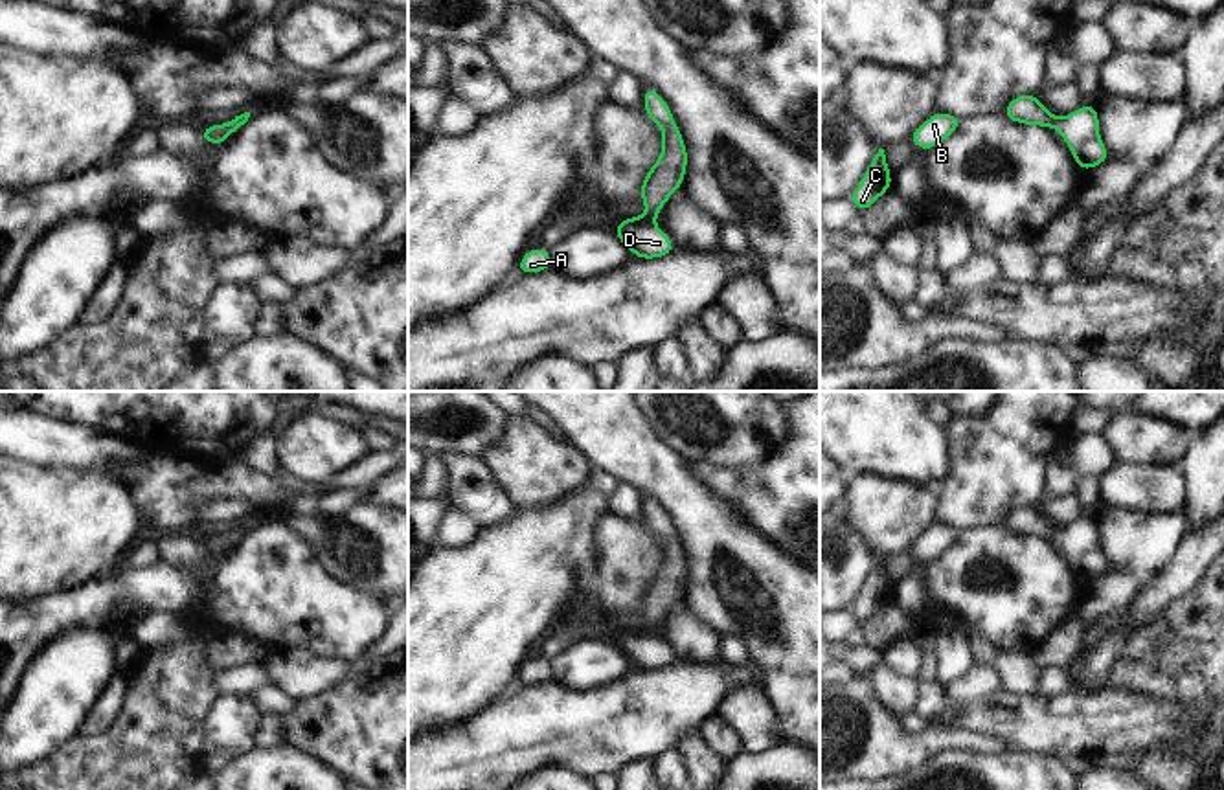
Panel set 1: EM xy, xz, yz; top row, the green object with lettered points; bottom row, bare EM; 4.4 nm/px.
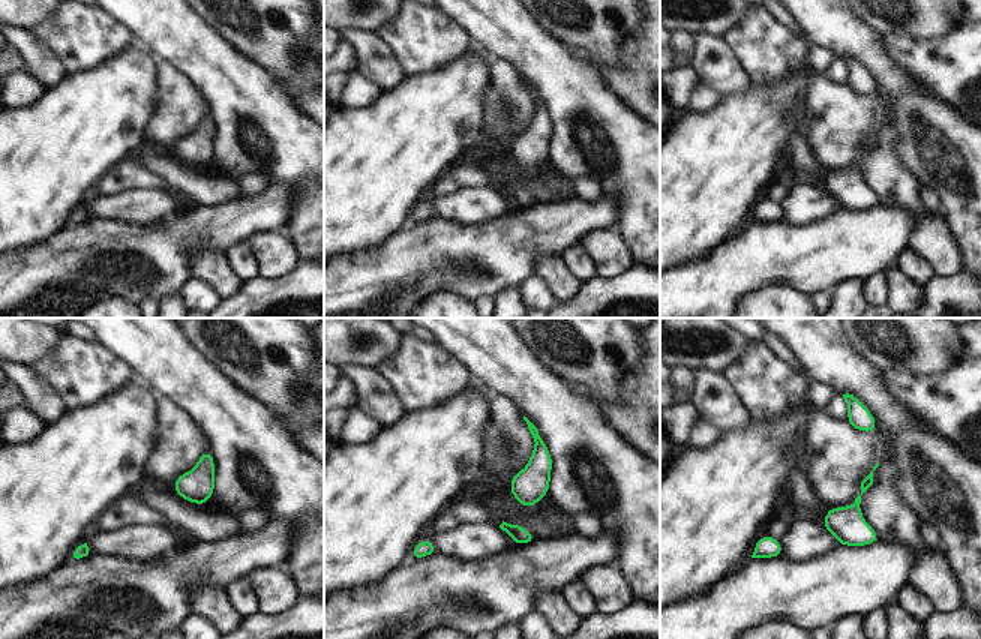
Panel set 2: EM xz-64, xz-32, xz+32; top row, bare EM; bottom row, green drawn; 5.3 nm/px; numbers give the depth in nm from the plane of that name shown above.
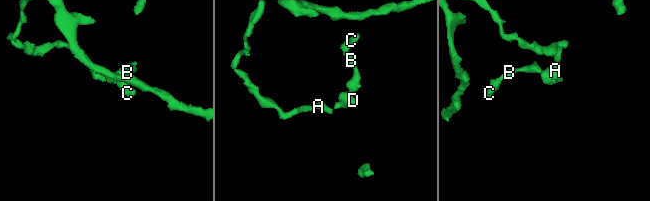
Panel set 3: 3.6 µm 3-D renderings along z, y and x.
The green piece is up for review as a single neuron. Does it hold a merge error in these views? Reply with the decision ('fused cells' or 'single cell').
single cell

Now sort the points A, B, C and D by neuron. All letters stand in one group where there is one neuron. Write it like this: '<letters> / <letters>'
A B C D

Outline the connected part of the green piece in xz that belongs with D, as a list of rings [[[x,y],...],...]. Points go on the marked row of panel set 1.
[[[643,88],[643,107],[651,121],[660,125],[662,152],[645,175],[640,193],[647,211],[623,219],[614,235],[638,259],[658,259],[674,252],[671,237],[656,226],[665,202],[676,193],[686,178],[689,156],[686,140],[671,114],[667,101],[652,88]]]

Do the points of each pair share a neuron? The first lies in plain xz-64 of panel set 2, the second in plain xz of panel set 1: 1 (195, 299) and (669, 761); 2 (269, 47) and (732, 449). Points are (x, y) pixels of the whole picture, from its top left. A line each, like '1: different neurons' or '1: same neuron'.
1: same neuron
2: same neuron

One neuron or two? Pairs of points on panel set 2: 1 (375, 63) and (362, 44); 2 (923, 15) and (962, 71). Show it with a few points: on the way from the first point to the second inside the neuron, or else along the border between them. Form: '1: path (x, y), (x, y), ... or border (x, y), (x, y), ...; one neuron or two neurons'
1: path (375, 59), (366, 48); one neuron
2: border (963, 15), (938, 39), (912, 41), (905, 36); two neurons

